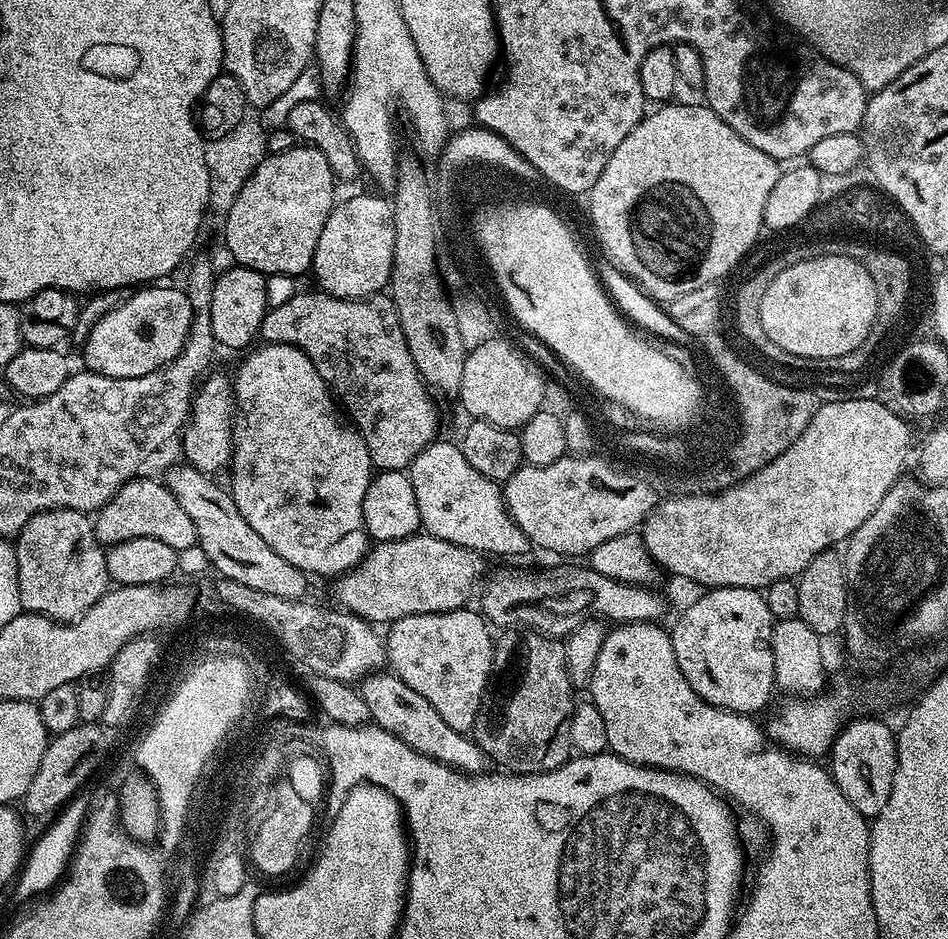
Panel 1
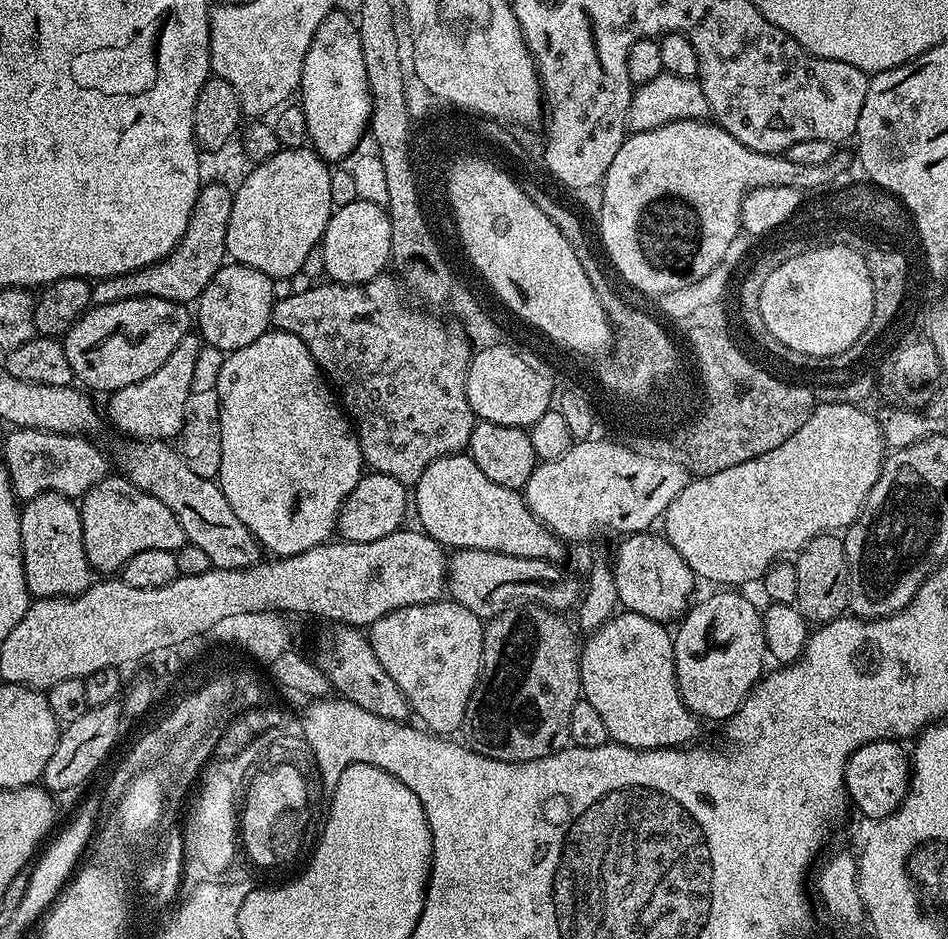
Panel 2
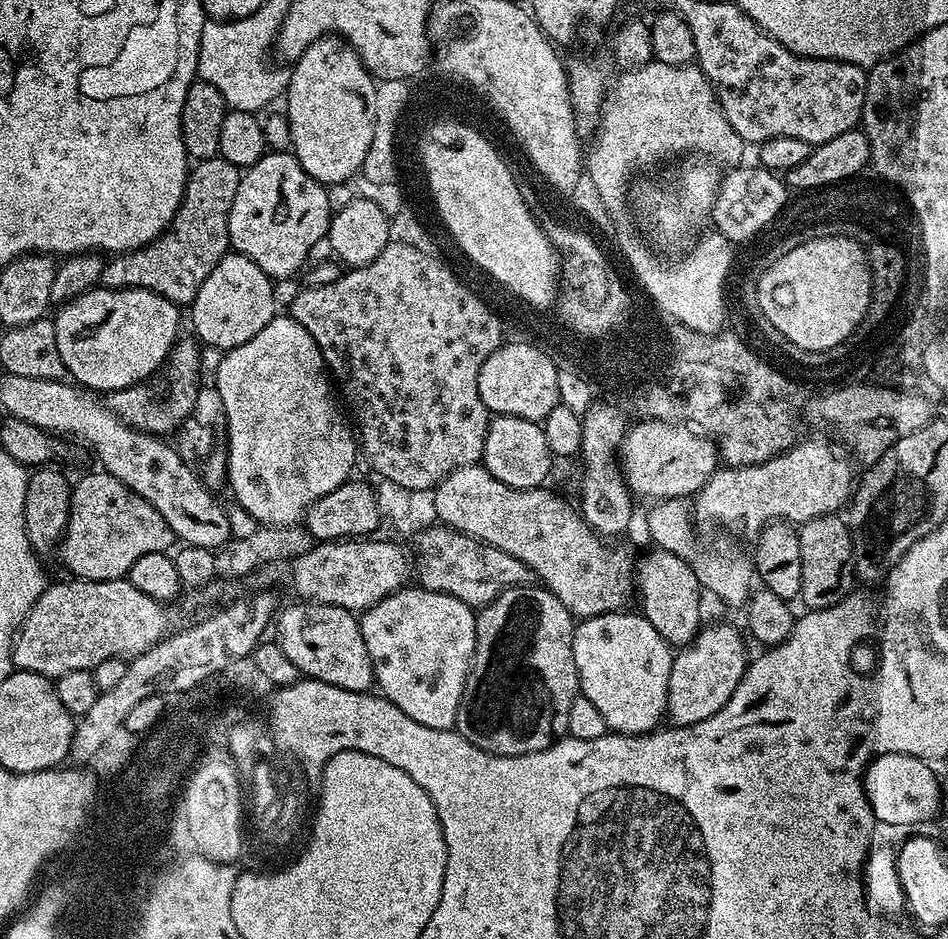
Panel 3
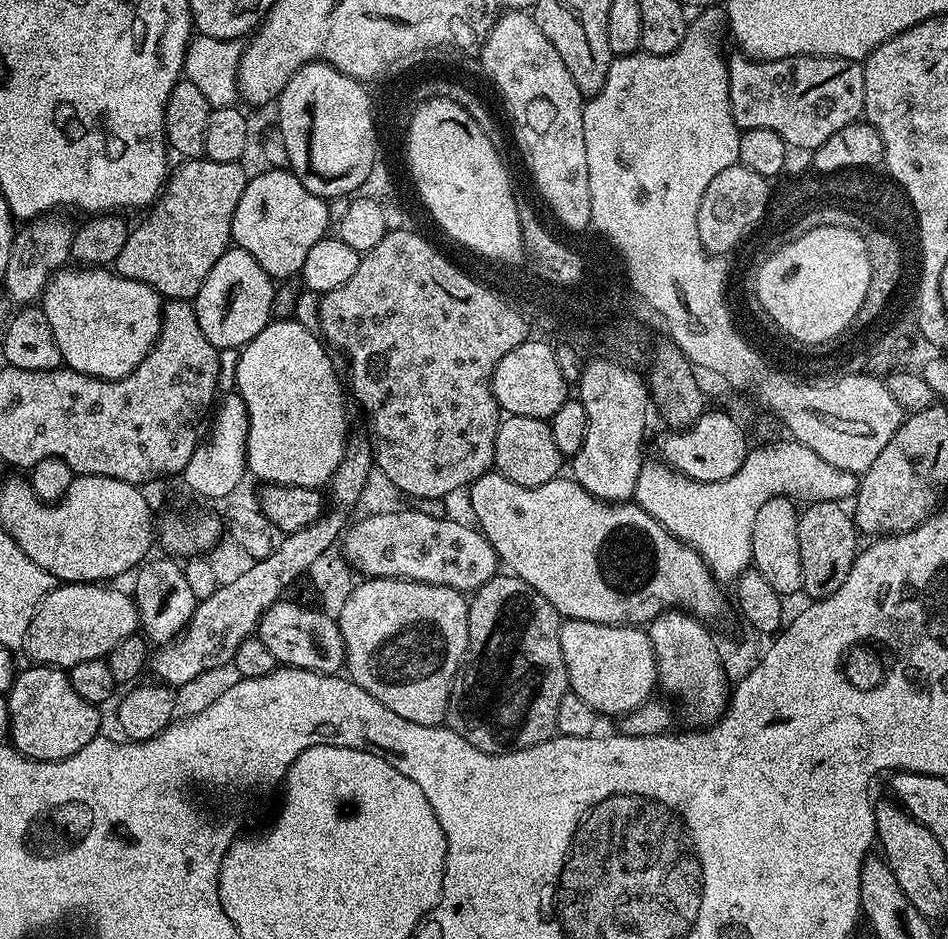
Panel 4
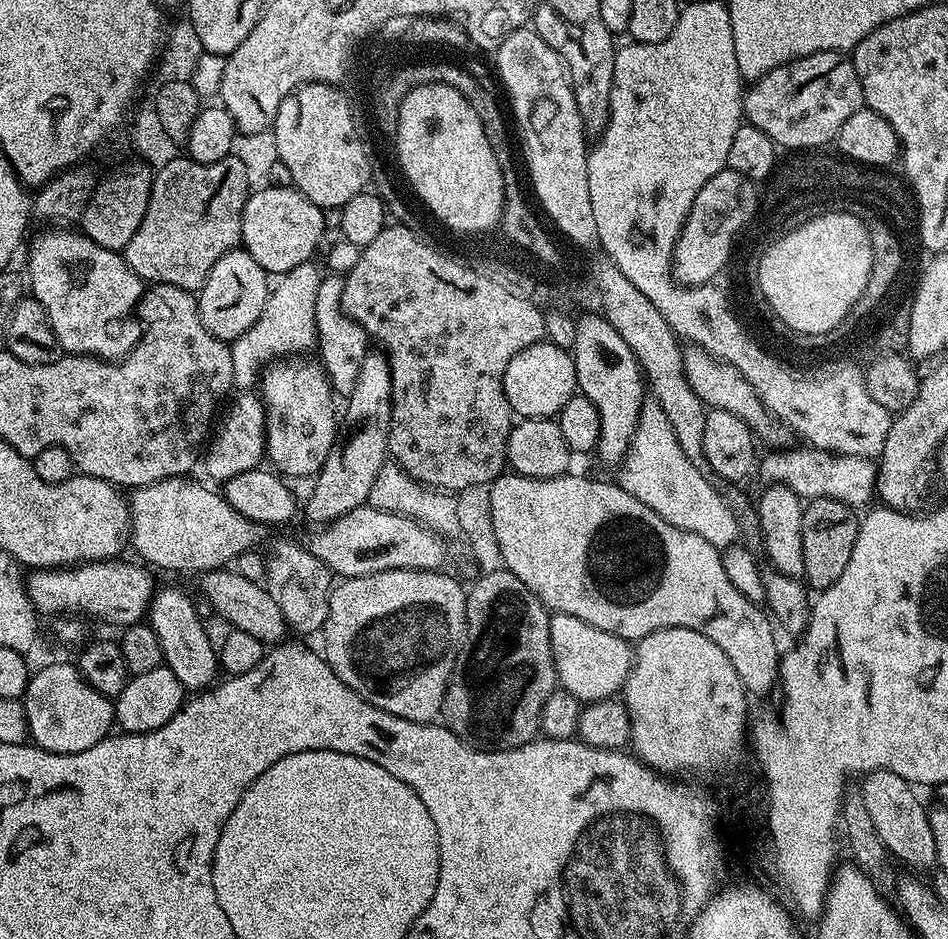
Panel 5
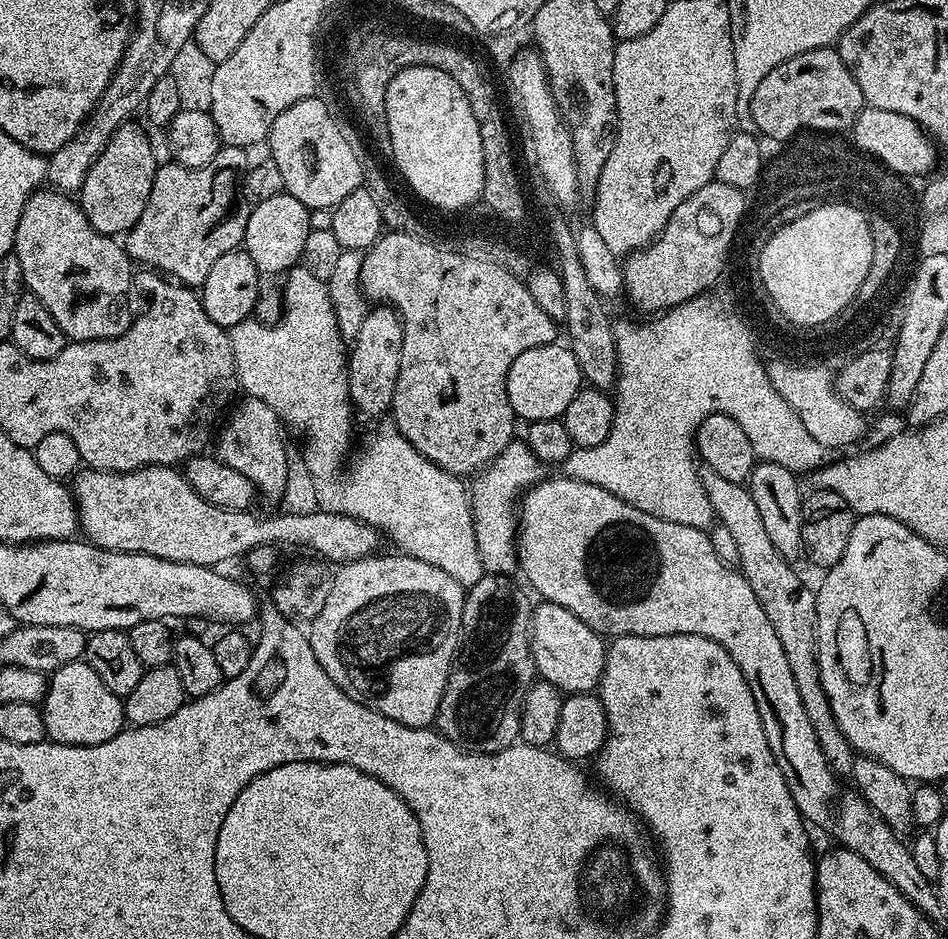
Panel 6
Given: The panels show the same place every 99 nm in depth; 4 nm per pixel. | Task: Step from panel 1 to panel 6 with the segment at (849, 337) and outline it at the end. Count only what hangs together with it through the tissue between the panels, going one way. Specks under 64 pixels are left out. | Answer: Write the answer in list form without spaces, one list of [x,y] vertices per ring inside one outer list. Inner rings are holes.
[[[823,204],[780,227],[765,242],[760,256],[761,281],[774,306],[793,324],[808,328],[824,324],[842,311],[858,294],[858,286],[862,286],[869,270],[870,237],[860,212],[852,212],[852,208],[826,208]]]

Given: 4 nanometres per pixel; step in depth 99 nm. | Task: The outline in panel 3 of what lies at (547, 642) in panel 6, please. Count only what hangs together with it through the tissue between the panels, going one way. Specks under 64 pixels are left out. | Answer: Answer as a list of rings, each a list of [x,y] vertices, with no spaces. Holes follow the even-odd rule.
[[[621,610],[581,619],[572,629],[572,649],[574,666],[578,666],[580,695],[594,702],[602,718],[606,718],[609,730],[621,736],[642,736],[661,727],[668,711],[674,648],[662,638],[662,634],[658,634],[658,630],[654,630],[654,626],[650,626],[646,617],[636,610]]]

